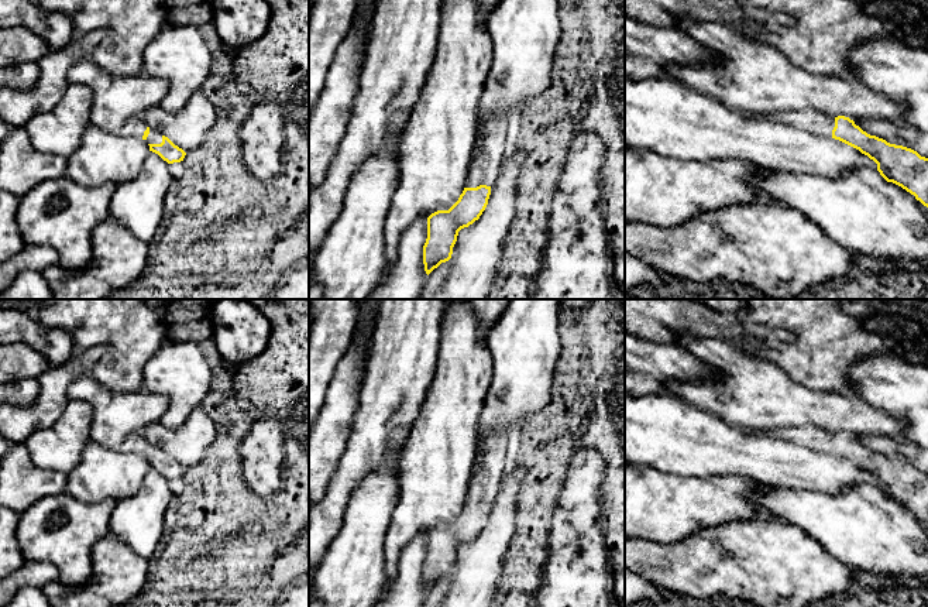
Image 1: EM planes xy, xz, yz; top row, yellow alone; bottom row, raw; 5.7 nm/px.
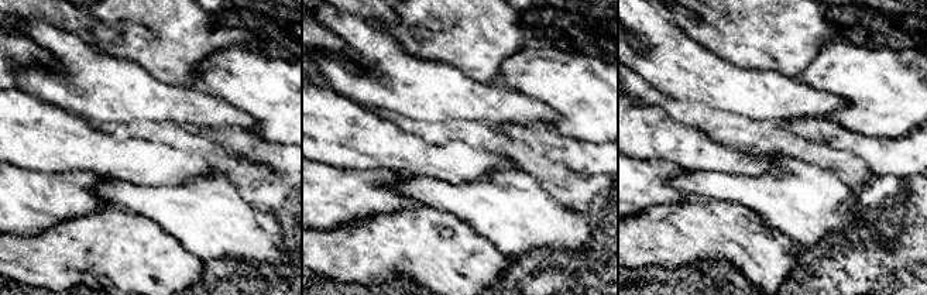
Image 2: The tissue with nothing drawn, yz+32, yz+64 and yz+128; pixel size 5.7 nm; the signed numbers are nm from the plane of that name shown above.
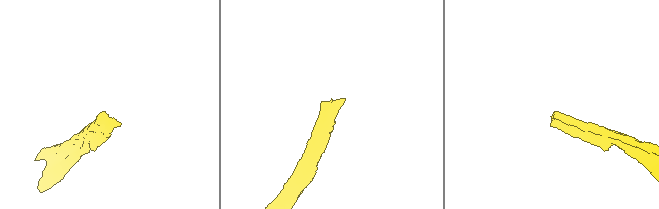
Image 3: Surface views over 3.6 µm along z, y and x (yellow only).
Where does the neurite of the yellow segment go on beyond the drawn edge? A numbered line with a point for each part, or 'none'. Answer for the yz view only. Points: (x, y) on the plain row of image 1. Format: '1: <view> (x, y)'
1: yz (811, 438)

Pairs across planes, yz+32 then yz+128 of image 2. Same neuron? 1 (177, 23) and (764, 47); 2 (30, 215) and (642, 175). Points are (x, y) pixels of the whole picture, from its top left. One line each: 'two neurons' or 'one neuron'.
1: one neuron
2: one neuron

